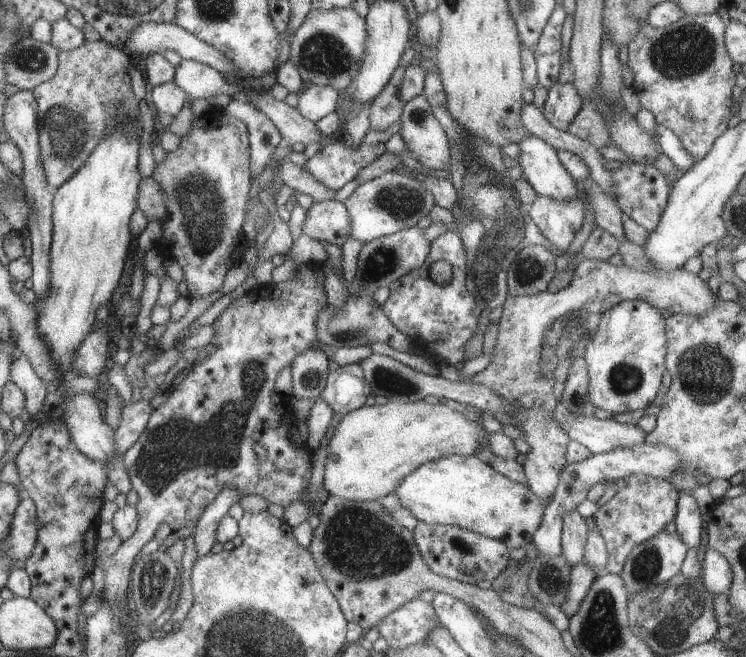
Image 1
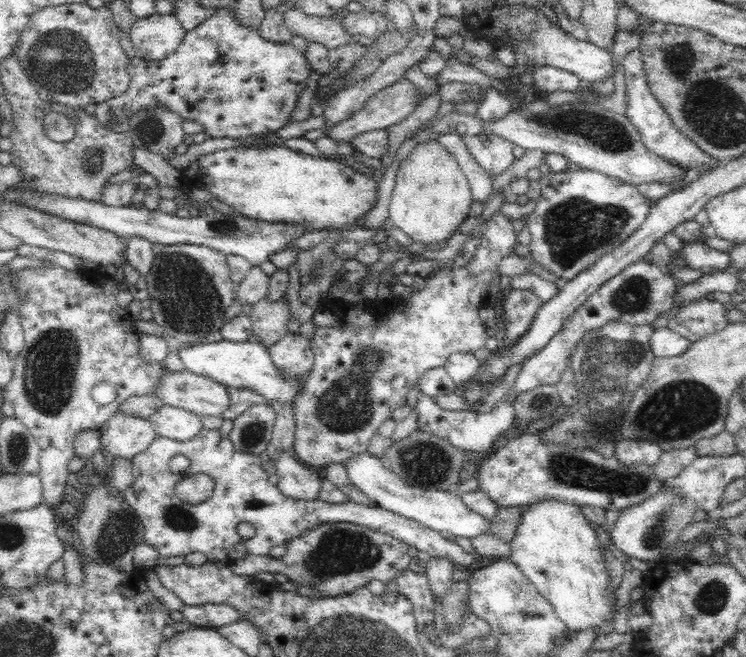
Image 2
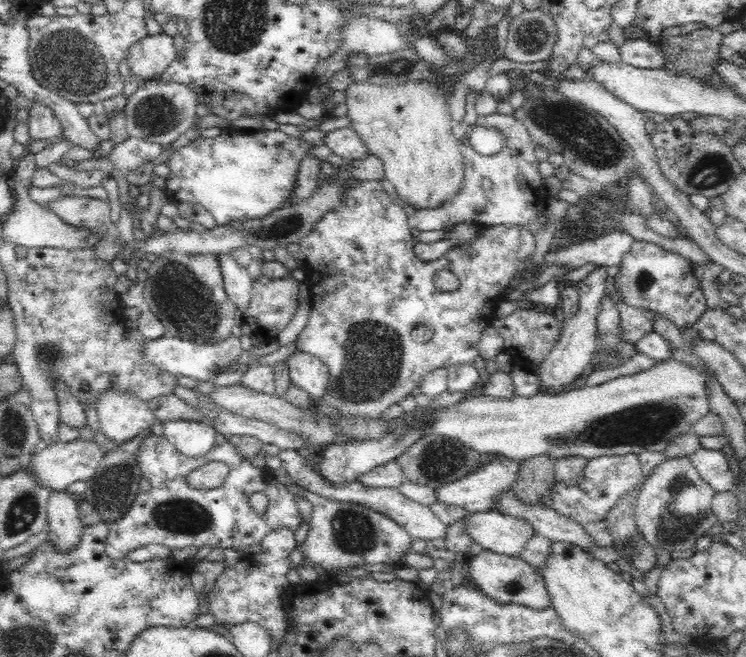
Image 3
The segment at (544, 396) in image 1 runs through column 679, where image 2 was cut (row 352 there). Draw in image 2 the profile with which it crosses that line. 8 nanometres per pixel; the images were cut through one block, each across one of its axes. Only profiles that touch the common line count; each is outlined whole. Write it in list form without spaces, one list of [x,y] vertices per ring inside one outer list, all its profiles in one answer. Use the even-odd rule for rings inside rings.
[[[299,333],[286,334],[276,344],[267,346],[273,365],[288,380],[306,380],[314,364],[310,341]]]

